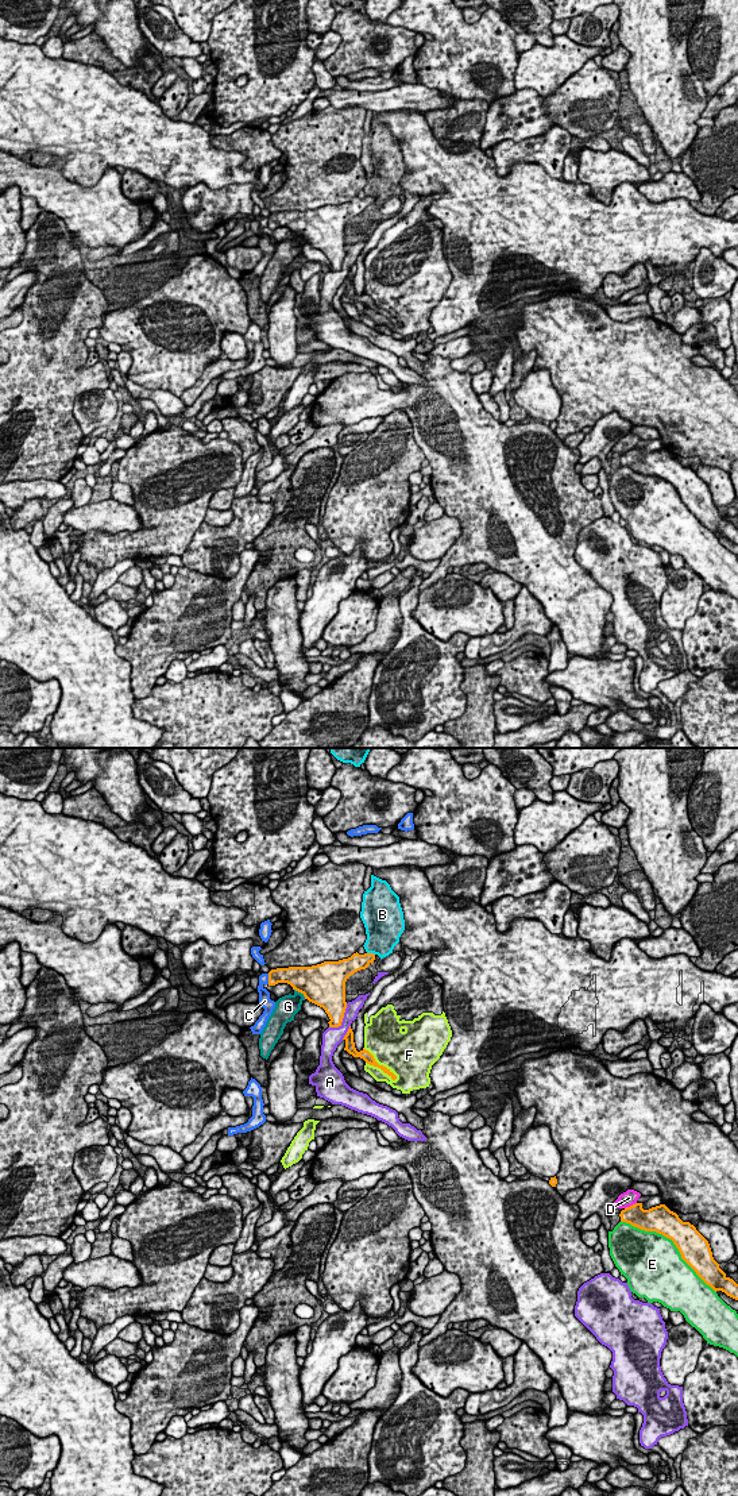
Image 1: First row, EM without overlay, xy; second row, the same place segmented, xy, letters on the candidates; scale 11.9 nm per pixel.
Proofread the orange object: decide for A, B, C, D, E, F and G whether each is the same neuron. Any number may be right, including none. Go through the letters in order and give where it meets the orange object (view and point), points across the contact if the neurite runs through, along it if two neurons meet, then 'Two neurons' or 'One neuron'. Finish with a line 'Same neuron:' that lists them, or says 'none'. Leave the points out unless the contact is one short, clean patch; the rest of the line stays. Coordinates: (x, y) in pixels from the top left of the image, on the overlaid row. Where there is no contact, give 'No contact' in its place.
A: Touches orange at xy (342, 1020). Two neurons
B: Touches orange at xy (371, 953). Two neurons
C: Touches orange at xy (269, 979). Boundary: xy (267, 974), (269, 983). Two neurons
D: Touches orange at xy (630, 1206). Two neurons
E: Touches orange at xy (672, 1240). Two neurons
F: Touches orange at xy (378, 1064). Two neurons
G: Touches orange at xy (300, 991). Two neurons
Same neuron: none

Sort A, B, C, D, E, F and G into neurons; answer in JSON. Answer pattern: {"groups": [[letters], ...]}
{"groups": [["A"], ["B"], ["C"], ["D"], ["E"], ["F"], ["G"]]}

